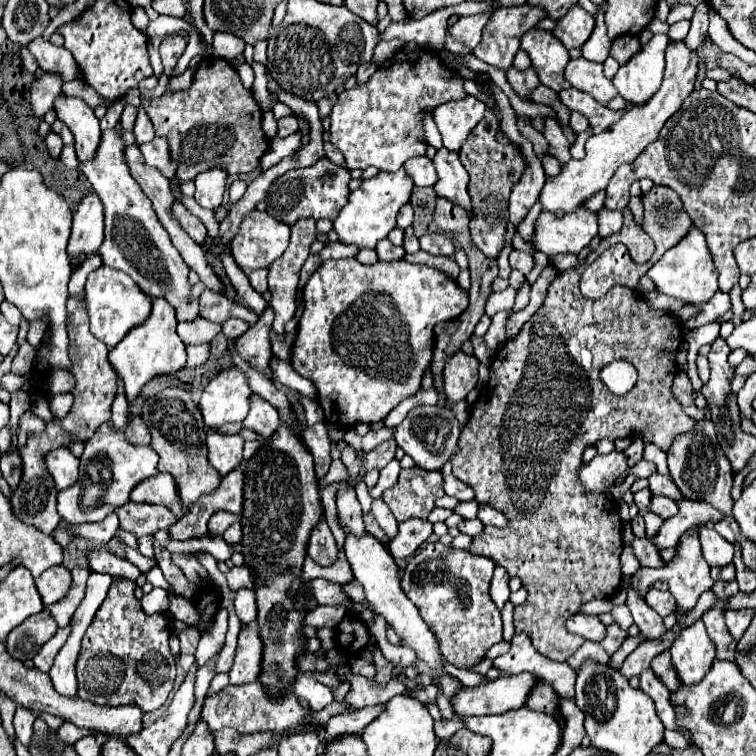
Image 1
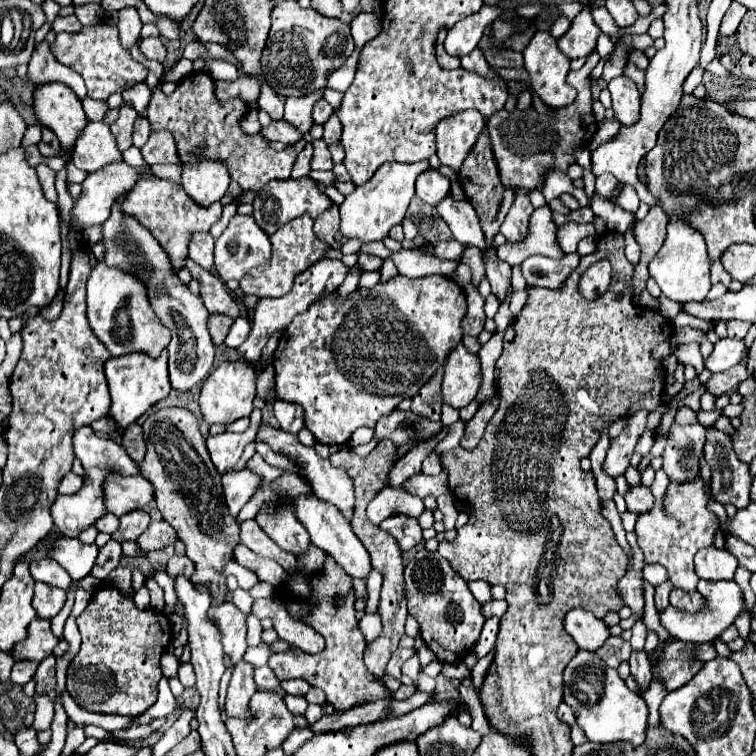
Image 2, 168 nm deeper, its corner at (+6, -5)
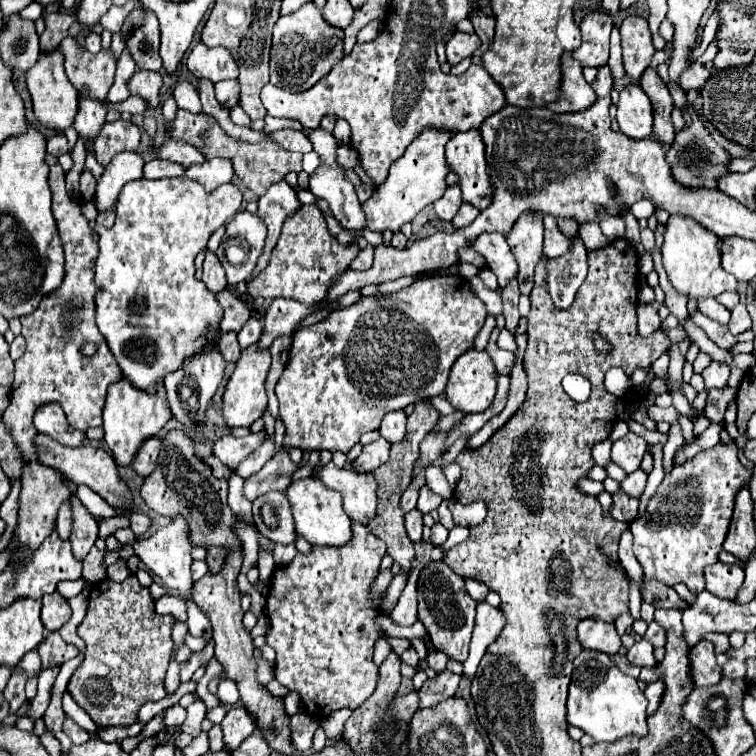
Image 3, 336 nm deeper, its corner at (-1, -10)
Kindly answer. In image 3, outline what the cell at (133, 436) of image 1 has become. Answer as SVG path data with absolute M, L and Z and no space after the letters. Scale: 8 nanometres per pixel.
M146 438L140 446L140 450L136 452L136 458L132 460L132 468L140 474L140 476L148 476L154 466L156 466L156 458L158 458L158 450L160 450L160 440L158 438Z

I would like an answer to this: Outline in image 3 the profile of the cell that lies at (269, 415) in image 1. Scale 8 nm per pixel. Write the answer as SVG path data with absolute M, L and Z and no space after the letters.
M328 462L318 466L312 476L322 480L326 488L340 492L350 520L366 526L376 514L376 480L372 474L356 474L348 468L338 468Z

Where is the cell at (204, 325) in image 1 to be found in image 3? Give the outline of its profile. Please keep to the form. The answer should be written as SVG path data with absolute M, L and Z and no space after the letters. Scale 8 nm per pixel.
M180 176L180 178L162 178L162 180L142 178L142 180L128 182L122 188L118 204L116 204L116 224L112 226L112 230L104 230L100 226L96 228L98 234L100 234L100 256L96 260L96 324L98 324L98 330L102 332L102 336L106 338L108 348L114 354L114 358L116 358L116 362L118 362L124 378L128 378L136 388L152 392L158 378L164 378L168 372L174 372L176 368L180 368L182 362L184 362L184 358L186 358L186 354L192 356L196 352L196 348L192 348L192 344L196 342L196 338L202 338L200 330L204 330L208 324L214 326L214 328L218 328L218 322L222 318L220 304L216 302L216 296L204 286L204 282L194 278L194 258L202 250L206 250L210 234L214 230L218 230L220 226L224 226L236 214L236 210L240 208L240 202L242 202L242 192L234 184L224 184L224 186L216 188L214 192L206 194L206 190L198 182L188 180L186 176Z

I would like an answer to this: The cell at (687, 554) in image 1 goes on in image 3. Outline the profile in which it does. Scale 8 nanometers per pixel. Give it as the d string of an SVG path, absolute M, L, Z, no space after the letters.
M716 444L696 454L682 466L674 466L652 496L644 518L630 524L634 534L634 554L644 568L646 578L674 586L684 582L692 594L704 590L704 566L714 564L722 550L736 492L748 484L752 472L738 460L736 444Z

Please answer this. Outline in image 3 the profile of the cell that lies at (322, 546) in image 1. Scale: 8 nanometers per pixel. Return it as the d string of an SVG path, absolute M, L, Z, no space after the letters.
M282 492L262 494L254 500L254 522L260 534L276 544L296 544L296 526L290 502Z

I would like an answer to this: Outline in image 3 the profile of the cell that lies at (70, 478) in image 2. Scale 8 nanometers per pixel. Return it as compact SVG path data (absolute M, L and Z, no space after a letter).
M78 486L76 488L76 496L80 498L80 502L88 508L88 512L94 516L94 518L112 518L116 514L128 514L128 512L116 512L104 498L100 498L94 490L88 490L88 486Z

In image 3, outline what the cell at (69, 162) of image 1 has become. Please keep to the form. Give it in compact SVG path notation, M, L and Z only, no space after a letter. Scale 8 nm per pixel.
M84 170L82 176L80 176L80 192L82 192L82 198L84 200L92 200L94 190L96 190L96 178L92 176L90 170Z

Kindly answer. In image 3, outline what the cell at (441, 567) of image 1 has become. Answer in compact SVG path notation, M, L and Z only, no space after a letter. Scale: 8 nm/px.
M428 562L418 578L418 620L426 626L436 650L448 658L464 662L476 620L476 600L464 590L464 580L444 562Z

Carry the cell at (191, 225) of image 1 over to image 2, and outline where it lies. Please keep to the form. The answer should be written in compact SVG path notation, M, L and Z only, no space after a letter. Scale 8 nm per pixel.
M195 233L189 243L189 259L201 265L205 271L213 267L213 243L215 239L209 233Z

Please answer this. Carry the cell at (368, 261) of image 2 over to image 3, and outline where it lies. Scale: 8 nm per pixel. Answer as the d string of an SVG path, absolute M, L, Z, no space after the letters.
M366 246L358 252L358 256L354 258L354 262L350 264L350 268L354 270L368 270L374 262L374 246Z

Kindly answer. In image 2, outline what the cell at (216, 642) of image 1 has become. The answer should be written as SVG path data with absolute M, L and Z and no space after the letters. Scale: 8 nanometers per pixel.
M185 663L185 665L179 665L179 681L181 681L185 687L193 687L193 685L195 685L193 667L191 667L189 663Z

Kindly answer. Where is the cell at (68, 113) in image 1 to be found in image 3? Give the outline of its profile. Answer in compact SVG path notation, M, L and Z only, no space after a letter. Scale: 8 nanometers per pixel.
M54 50L52 54L40 54L38 62L26 72L26 84L32 96L34 116L42 126L52 128L56 132L64 132L66 128L72 126L80 98L78 98L78 90L72 86L72 82L64 72L64 58L60 50Z

